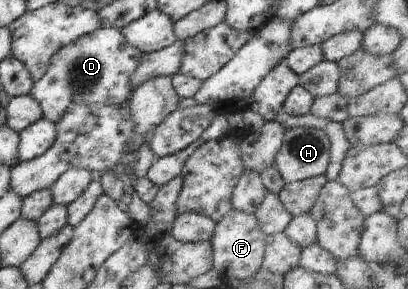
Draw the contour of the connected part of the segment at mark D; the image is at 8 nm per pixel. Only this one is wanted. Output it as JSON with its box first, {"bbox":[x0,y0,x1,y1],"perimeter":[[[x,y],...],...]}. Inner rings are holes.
{"bbox":[30,27,142,124],"perimeter":[[[113,27],[98,28],[55,52],[48,61],[45,74],[33,85],[30,95],[41,106],[43,117],[53,124],[61,120],[73,102],[121,106],[123,102],[129,102],[129,78],[137,70],[141,56],[142,52],[131,46],[120,30]]]}

